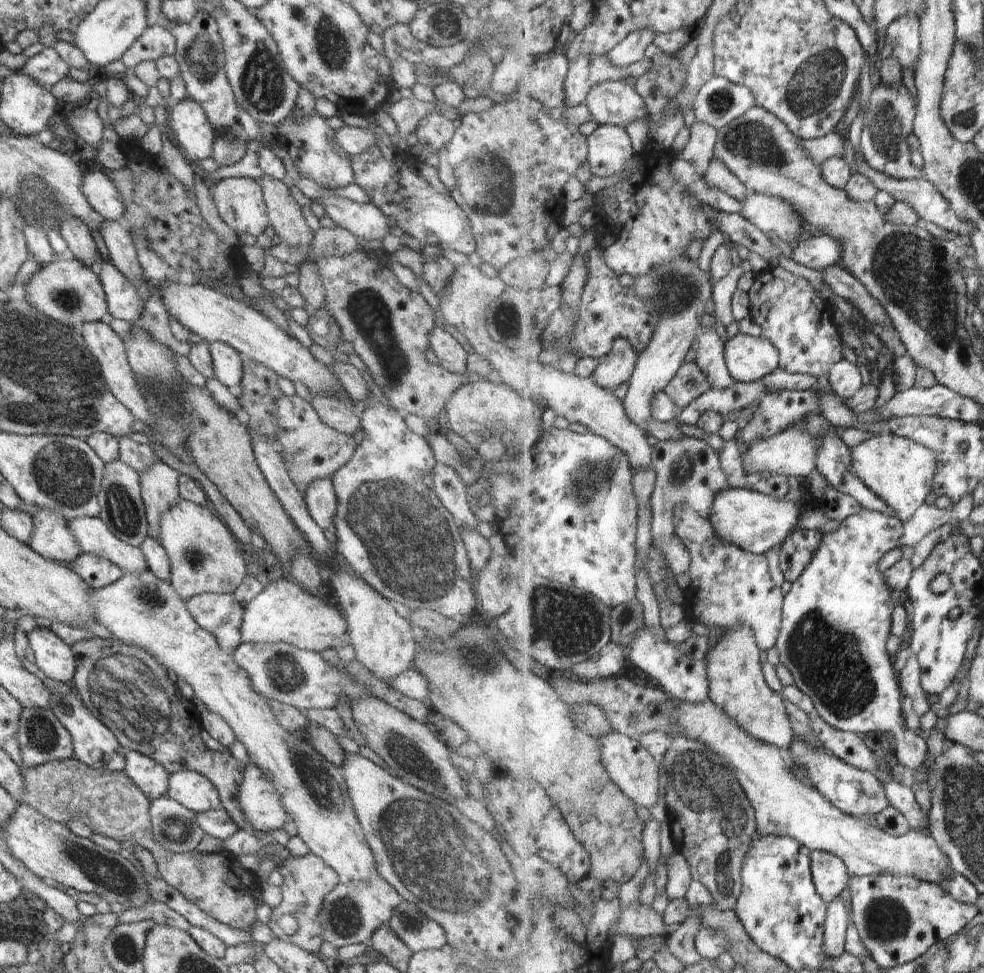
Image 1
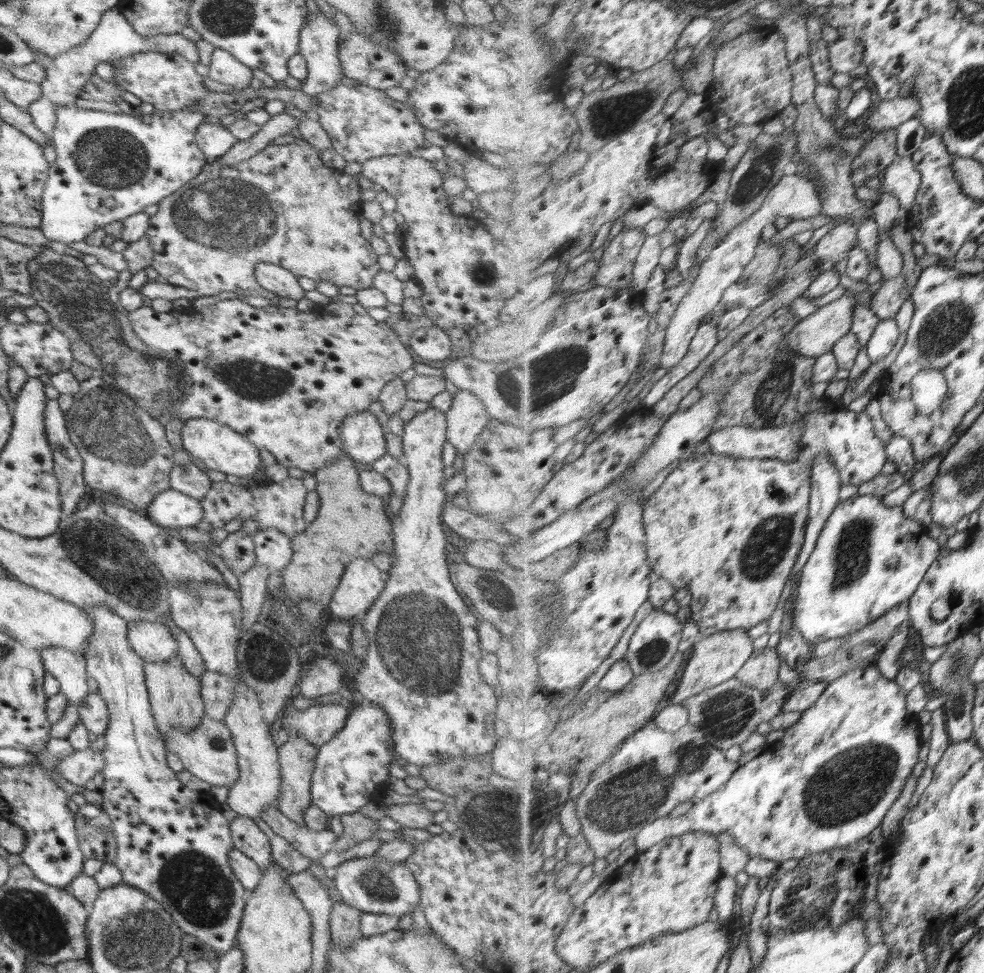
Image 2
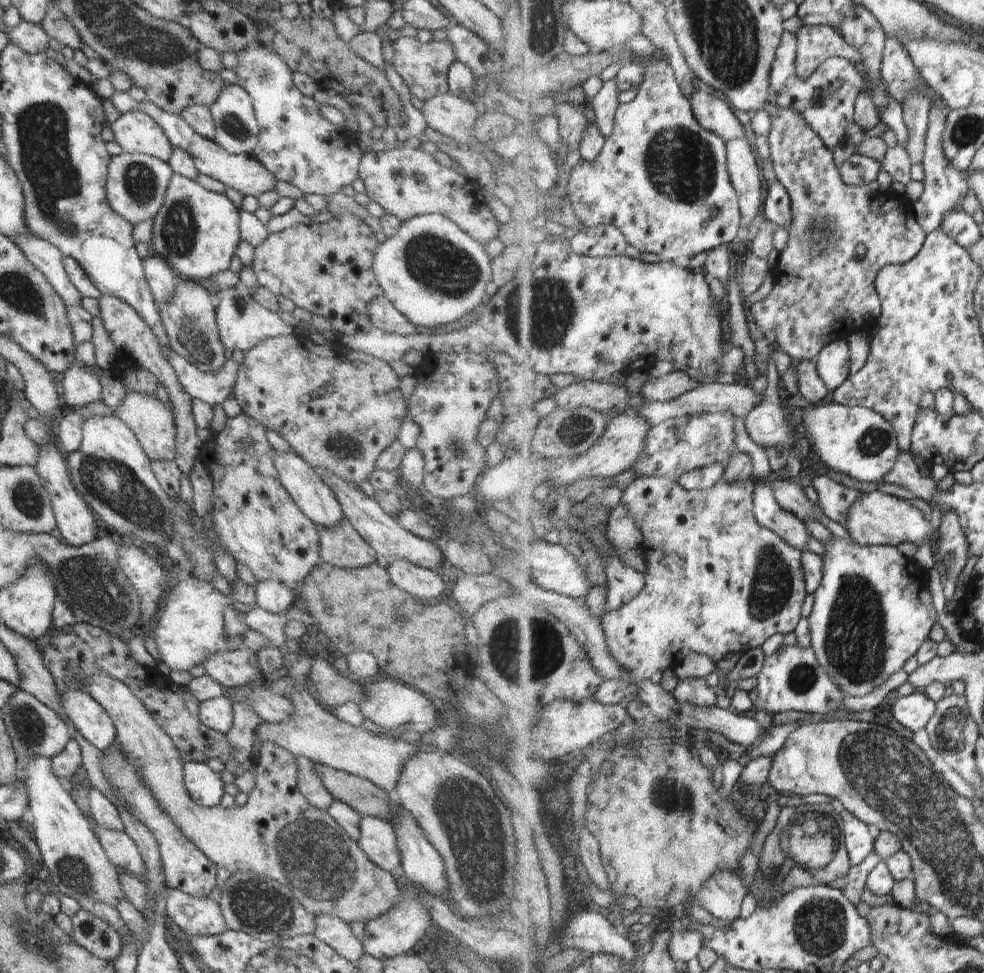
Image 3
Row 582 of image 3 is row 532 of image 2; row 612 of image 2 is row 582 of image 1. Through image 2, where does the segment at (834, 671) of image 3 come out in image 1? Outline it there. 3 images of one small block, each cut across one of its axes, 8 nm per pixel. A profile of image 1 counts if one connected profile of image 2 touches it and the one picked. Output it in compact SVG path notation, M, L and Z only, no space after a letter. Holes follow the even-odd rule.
M863 508L861 513L852 515L848 520L841 523L840 528L833 532L827 533L825 539L821 542L817 555L812 563L805 570L805 574L800 580L793 583L792 590L785 596L785 608L783 613L783 629L781 637L777 642L777 648L780 651L780 660L793 672L796 685L798 685L812 700L814 700L818 714L822 715L826 722L843 731L852 731L858 734L870 734L870 732L893 732L896 738L895 757L898 765L902 765L909 769L918 769L928 758L928 742L922 738L921 732L906 729L904 727L904 710L902 710L902 686L898 684L899 674L894 668L892 655L888 652L888 638L893 633L893 614L894 609L902 603L906 602L908 592L893 591L888 584L885 572L879 567L881 560L894 550L901 543L902 535L905 531L905 521L898 516L887 515L870 509Z

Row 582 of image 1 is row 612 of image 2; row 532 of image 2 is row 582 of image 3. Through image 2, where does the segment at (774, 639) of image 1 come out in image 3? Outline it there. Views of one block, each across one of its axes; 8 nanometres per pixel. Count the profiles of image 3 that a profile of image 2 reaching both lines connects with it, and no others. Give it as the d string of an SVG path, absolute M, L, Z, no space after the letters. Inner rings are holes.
M646 473L644 477L633 481L625 490L623 503L636 517L645 534L643 550L646 552L647 585L628 606L607 612L603 618L603 625L611 653L617 658L618 664L621 664L623 669L631 673L631 676L644 678L644 680L646 678L650 679L656 672L664 672L668 668L675 670L688 656L699 656L700 654L708 655L711 660L720 662L732 652L743 654L752 650L752 648L762 646L768 638L772 638L778 632L785 635L797 630L803 619L804 600L806 600L809 593L803 561L804 552L801 548L796 548L793 544L784 540L777 532L766 528L757 519L757 513L755 512L756 486L757 481L754 479L734 482L726 480L724 476L724 479L720 479L715 487L706 490L687 489L680 482L673 483L670 477Z

